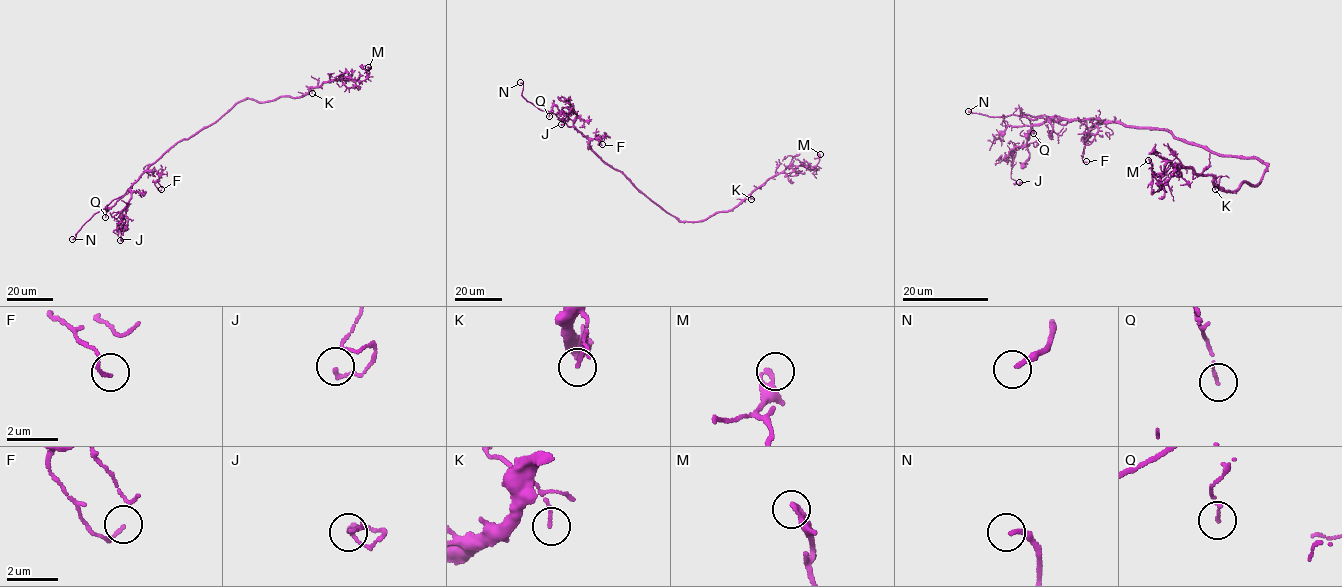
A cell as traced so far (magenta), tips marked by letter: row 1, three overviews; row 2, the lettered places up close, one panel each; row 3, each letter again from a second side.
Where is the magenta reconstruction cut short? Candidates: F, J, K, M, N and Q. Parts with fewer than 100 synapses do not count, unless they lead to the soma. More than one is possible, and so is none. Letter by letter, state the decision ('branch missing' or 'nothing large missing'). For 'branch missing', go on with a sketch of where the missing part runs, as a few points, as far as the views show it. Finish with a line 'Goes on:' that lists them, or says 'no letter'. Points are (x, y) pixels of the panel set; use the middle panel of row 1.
F: nothing large missing
J: nothing large missing
K: nothing large missing
M: nothing large missing
N: branch missing
Q: nothing large missing
Goes on: N

